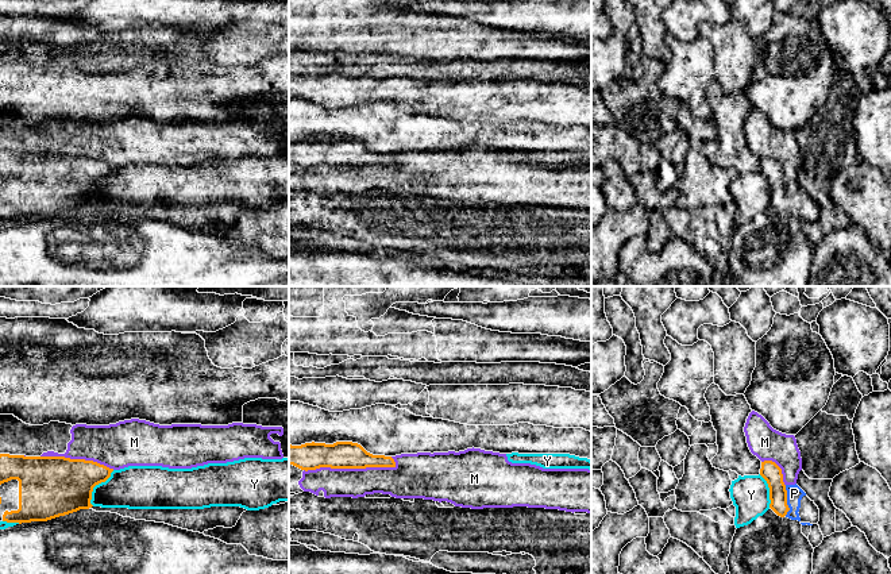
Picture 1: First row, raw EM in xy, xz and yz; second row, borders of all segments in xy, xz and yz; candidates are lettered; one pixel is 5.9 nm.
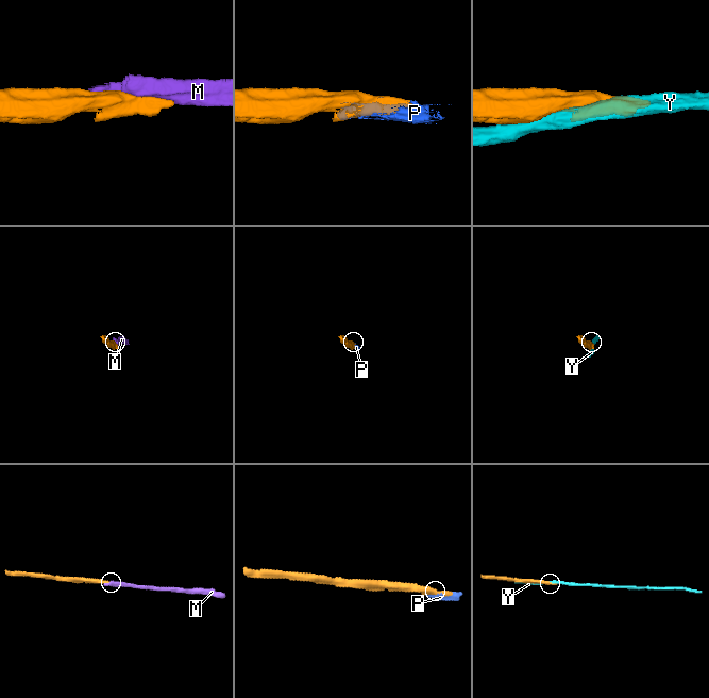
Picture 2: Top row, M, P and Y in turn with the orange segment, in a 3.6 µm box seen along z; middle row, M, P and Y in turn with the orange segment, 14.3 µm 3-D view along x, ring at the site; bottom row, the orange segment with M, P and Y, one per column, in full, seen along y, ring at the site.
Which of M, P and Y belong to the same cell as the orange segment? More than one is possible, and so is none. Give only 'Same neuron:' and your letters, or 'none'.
Same neuron: P

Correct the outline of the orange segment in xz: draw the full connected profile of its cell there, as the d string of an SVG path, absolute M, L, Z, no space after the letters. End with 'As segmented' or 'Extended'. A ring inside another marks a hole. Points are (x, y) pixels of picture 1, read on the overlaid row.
M352 442L289 444L289 465L301 470L396 467L392 456L373 455Z. As segmented

